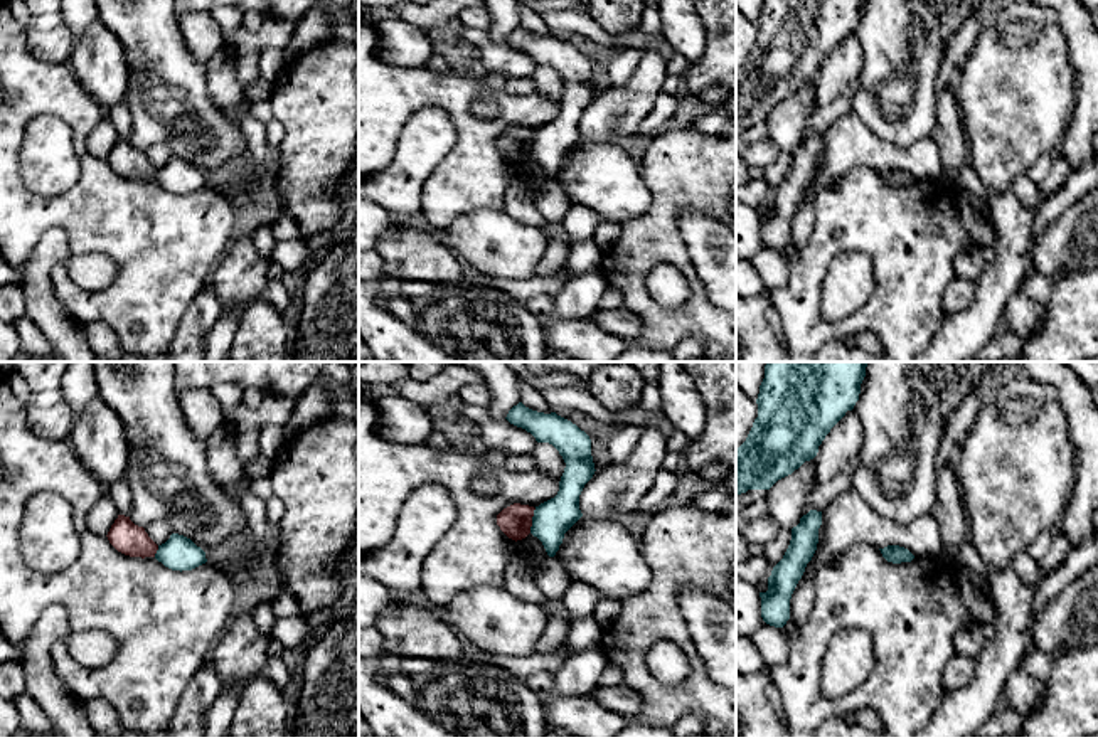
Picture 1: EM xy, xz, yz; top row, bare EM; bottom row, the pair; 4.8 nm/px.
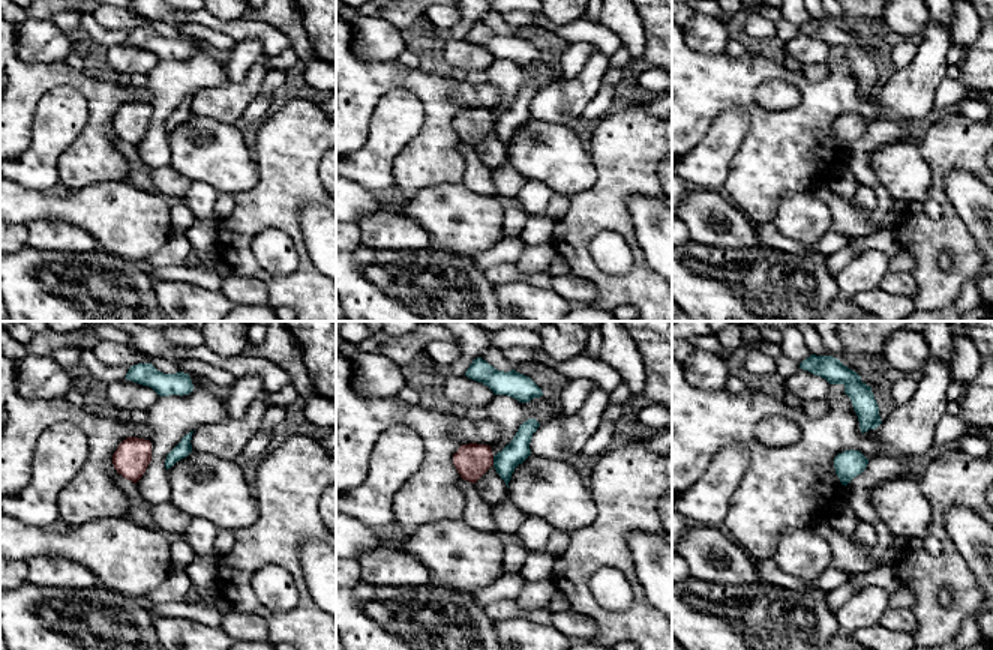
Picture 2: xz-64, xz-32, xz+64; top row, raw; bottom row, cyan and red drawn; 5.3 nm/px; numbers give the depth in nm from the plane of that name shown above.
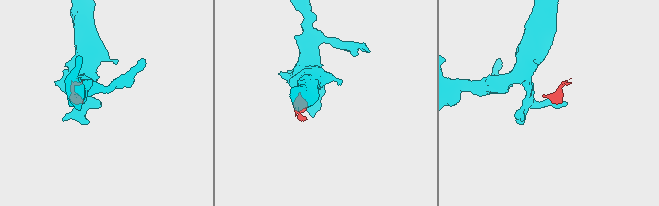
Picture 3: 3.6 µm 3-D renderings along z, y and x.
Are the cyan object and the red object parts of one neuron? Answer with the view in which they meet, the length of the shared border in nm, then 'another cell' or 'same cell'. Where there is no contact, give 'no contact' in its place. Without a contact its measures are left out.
xz | 120 nm | another cell

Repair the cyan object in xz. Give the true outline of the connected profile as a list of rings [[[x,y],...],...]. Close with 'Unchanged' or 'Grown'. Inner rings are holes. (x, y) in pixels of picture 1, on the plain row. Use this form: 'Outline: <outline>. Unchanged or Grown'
Outline: [[[522,25],[514,29],[505,42],[530,56],[537,66],[552,67],[566,86],[557,118],[536,130],[530,150],[530,156],[542,165],[547,178],[554,180],[564,156],[583,140],[579,118],[596,94],[591,62],[556,35],[537,35]]]. Unchanged

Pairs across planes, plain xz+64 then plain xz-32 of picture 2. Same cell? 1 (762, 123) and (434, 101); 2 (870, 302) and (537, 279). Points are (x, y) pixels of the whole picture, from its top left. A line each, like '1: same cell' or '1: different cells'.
1: same cell
2: different cells

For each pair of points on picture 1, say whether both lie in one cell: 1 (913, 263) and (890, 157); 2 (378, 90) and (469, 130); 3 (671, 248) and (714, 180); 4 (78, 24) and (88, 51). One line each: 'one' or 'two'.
1: two
2: one
3: one
4: two

